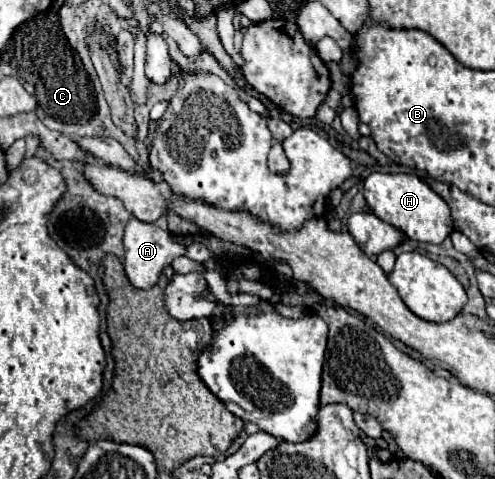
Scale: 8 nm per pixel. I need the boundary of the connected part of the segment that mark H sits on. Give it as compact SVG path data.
M371 173L363 181L363 197L369 209L385 223L401 229L409 239L423 243L443 243L453 231L453 219L449 205L417 175L407 173Z

